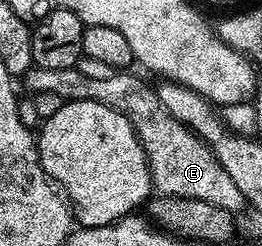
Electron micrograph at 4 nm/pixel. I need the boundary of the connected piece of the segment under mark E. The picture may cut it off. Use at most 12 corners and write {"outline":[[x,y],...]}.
{"outline":[[36,66],[33,95],[122,112],[157,195],[233,212],[242,192],[211,146],[167,114],[151,85]]}

